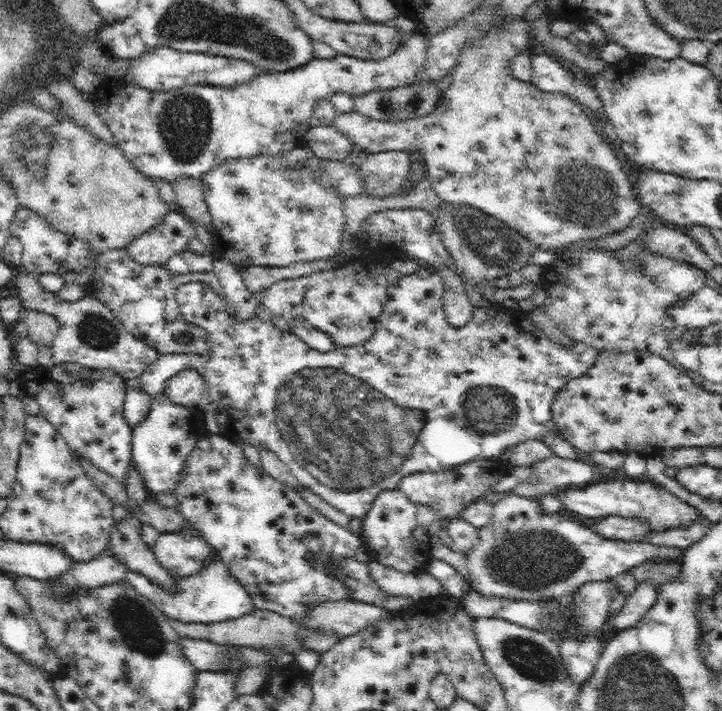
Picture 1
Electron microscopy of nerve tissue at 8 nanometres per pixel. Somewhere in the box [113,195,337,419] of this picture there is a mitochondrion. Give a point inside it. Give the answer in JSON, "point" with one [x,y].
{"point":[180,337]}

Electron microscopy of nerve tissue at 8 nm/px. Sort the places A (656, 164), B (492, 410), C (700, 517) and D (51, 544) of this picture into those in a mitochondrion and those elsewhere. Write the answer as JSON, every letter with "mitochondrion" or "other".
{"A":"other","B":"mitochondrion","C":"other","D":"other"}

